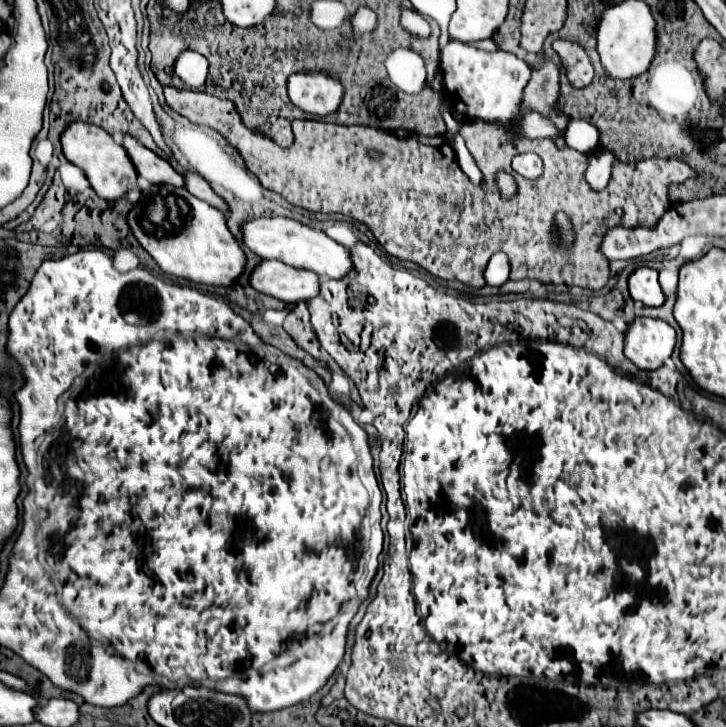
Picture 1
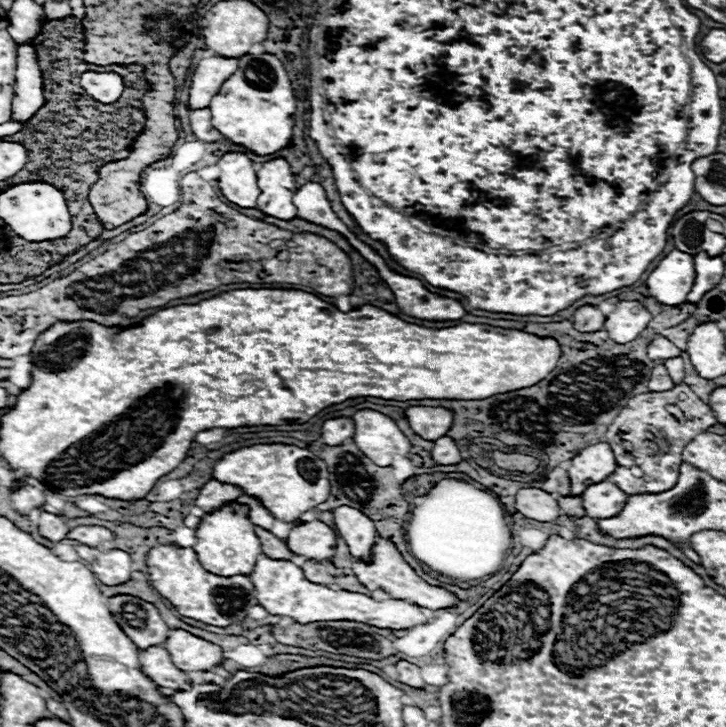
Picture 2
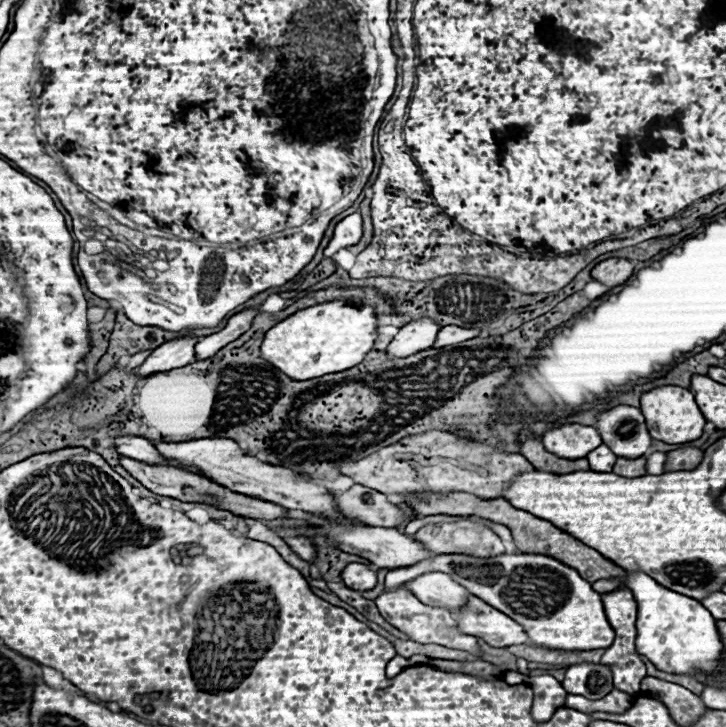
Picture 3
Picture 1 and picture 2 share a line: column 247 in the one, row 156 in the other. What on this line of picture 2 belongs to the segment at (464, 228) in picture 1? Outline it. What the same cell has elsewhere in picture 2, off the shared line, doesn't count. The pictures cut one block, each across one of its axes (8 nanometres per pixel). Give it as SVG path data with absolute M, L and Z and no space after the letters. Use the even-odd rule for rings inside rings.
M132 150L128 158L108 162L98 170L98 180L88 192L88 202L92 204L96 218L100 218L104 228L116 228L146 210L146 200L140 192L138 178L144 166L150 166L152 162L156 162L156 158L166 158L164 150Z

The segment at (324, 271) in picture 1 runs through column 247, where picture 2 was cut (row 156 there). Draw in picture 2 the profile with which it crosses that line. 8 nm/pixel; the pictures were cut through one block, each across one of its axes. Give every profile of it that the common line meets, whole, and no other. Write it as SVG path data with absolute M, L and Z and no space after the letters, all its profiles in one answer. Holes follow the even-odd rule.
M228 152L218 160L218 166L218 188L222 196L240 208L256 208L260 188L256 184L256 168L250 158L240 152Z

